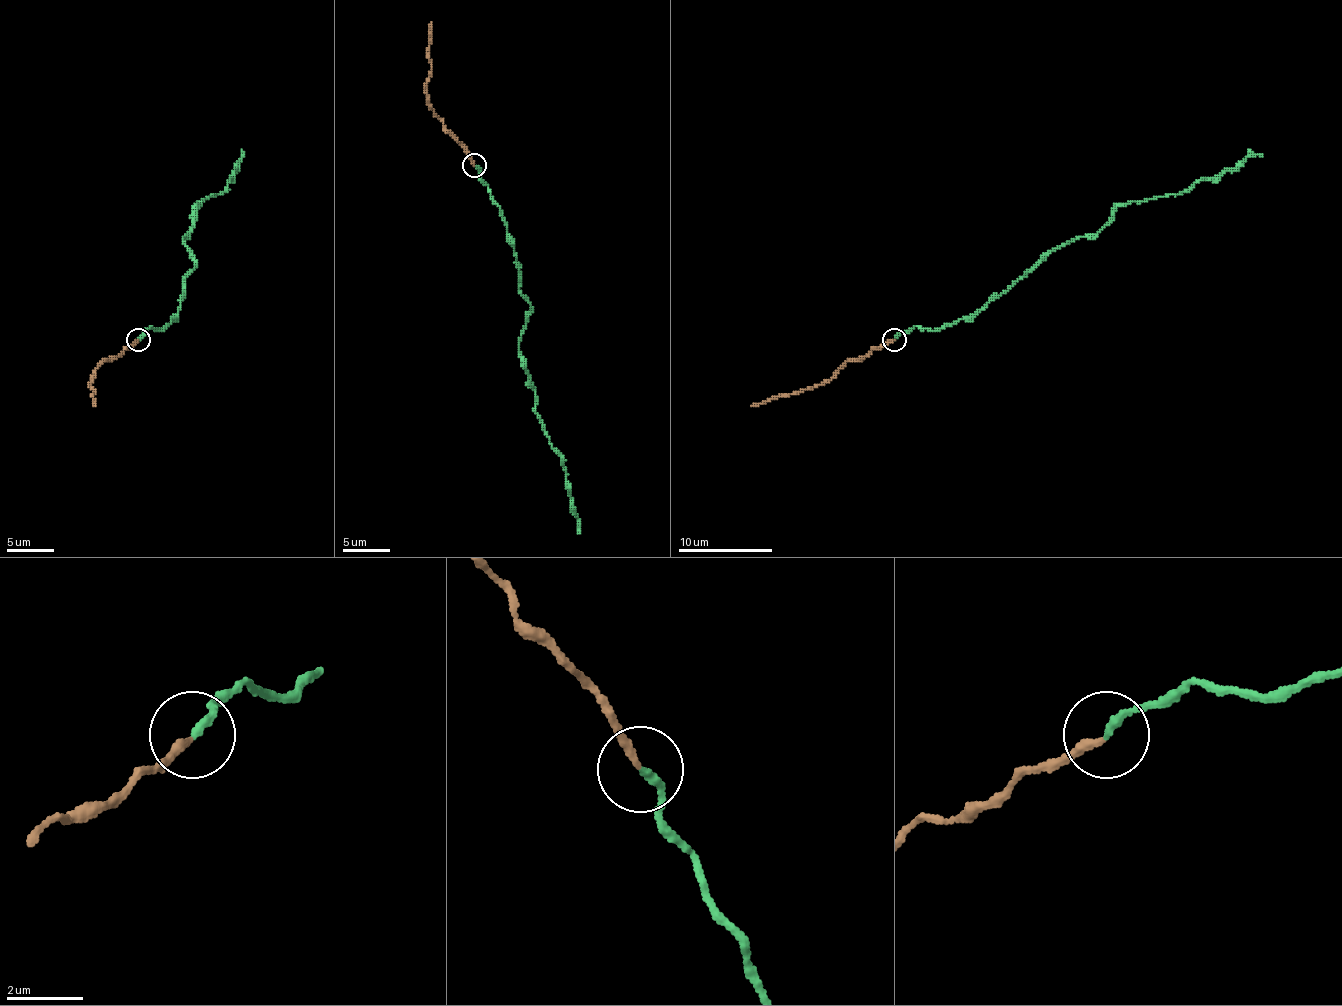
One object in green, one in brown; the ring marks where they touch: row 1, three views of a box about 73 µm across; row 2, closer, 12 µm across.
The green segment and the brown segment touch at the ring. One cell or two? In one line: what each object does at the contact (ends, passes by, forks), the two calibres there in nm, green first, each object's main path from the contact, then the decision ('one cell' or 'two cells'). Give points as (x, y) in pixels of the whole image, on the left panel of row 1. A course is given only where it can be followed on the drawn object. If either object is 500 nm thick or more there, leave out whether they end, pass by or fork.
green ends there; brown ends there; 200 nm thick on the green side, 200 nm on the other; green runs (138, 340), (178, 312), (194, 269), (185, 234), (199, 201), (220, 194), (244, 156); brown runs (138, 340), (107, 359), (93, 378), (91, 387), (95, 406); one cell

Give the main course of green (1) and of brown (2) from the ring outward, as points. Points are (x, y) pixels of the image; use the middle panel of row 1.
1: (474, 166), (507, 227), (518, 288), (530, 305), (518, 338), (521, 366), (565, 472), (580, 533)
2: (474, 166), (467, 149), (429, 102), (427, 86), (431, 22)

